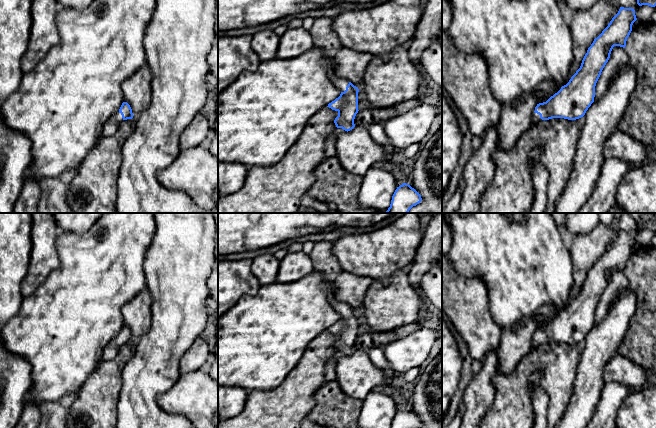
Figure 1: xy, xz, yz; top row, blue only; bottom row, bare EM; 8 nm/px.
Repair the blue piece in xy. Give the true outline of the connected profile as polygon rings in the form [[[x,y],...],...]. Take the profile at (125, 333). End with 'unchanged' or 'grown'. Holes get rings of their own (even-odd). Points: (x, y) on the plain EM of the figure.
[[[123,326],[120,333],[103,349],[102,360],[113,359],[123,344],[132,343],[133,337],[130,329]]]; grown

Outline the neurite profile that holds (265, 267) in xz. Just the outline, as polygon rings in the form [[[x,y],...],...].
[[[264,254],[253,259],[251,271],[261,285],[276,282],[279,260],[272,254]]]

